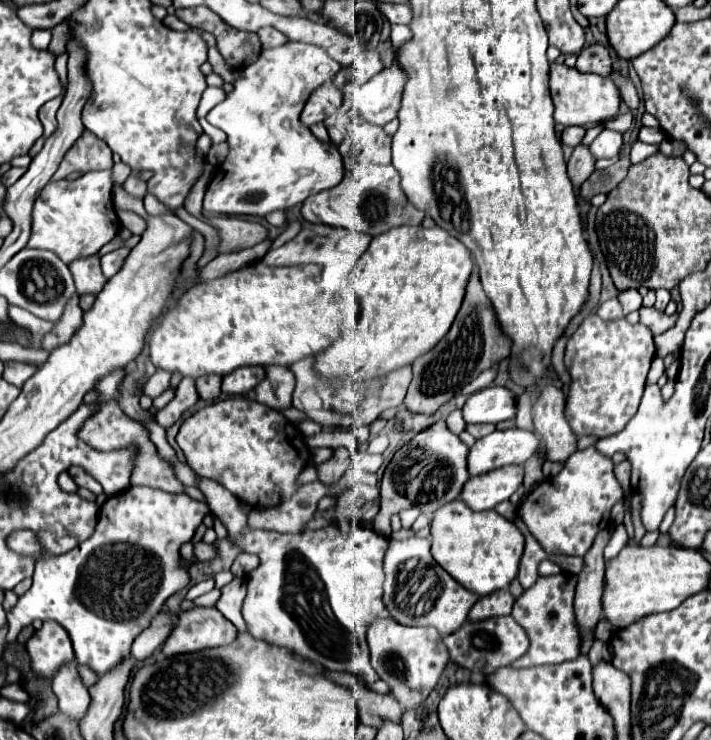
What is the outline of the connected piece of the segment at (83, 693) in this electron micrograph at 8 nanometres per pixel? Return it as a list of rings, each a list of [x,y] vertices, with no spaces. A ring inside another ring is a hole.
[[[76,659],[70,663],[64,663],[52,679],[52,689],[58,697],[60,711],[64,711],[68,717],[80,721],[84,713],[88,711],[90,705],[90,695],[88,689],[84,687],[78,669],[76,669]]]

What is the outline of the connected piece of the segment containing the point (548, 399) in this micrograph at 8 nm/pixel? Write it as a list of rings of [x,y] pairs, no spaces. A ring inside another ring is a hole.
[[[546,385],[534,403],[534,427],[546,445],[546,459],[566,463],[576,451],[578,437],[572,433],[564,417],[564,391]]]

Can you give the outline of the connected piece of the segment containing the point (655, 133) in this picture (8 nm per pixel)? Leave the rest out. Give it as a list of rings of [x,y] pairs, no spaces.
[[[642,127],[638,137],[640,137],[642,141],[646,141],[646,143],[660,145],[660,143],[662,143],[662,139],[664,139],[664,131],[660,131],[660,129],[656,129],[656,127]]]

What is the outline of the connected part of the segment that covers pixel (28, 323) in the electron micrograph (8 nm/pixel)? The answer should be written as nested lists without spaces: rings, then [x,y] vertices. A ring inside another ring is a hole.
[[[10,307],[10,319],[12,321],[16,321],[18,325],[22,325],[22,327],[28,327],[30,331],[36,331],[38,335],[44,335],[44,333],[48,333],[50,329],[52,329],[52,325],[54,323],[50,323],[50,321],[44,321],[44,319],[38,319],[36,315],[32,315],[32,313],[28,313],[28,311],[24,311],[24,309],[20,309],[20,307]]]

